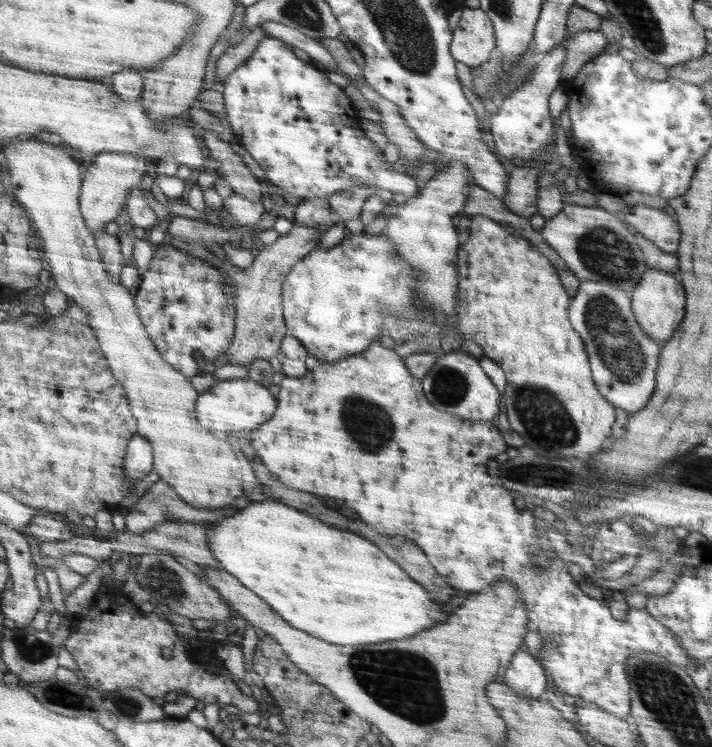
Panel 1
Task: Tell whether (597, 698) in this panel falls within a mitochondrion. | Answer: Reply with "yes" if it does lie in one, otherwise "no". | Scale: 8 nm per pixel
no

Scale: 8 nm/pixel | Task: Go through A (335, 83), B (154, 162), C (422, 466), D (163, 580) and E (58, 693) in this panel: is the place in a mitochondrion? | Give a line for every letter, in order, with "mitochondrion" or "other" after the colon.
A: other
B: other
C: other
D: mitochondrion
E: mitochondrion

